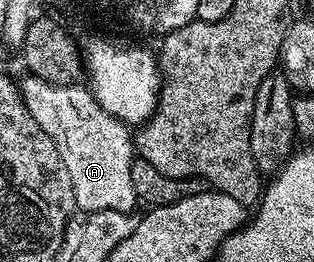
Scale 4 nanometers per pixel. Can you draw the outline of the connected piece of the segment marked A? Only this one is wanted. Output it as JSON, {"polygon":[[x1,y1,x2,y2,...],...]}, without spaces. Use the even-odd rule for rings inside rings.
{"polygon":[[29,73,23,76,18,91,28,113,36,117,36,125,52,137,64,161,64,169,68,169,68,177,72,177,75,208,79,212,104,209,133,212,140,200,132,185,136,143,131,128,107,113,94,100,89,86,78,83,52,85,52,81,44,81]]}

